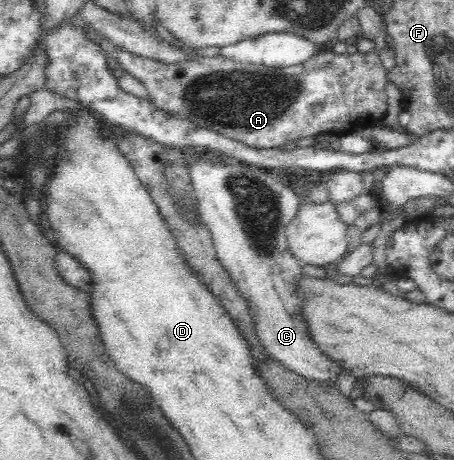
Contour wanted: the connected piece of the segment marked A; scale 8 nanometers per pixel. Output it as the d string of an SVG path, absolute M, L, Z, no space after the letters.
M84 22L83 29L86 30L92 42L100 44L107 57L116 59L121 68L143 82L157 108L179 114L179 117L187 117L197 126L213 130L247 146L268 149L281 147L291 140L297 142L307 136L323 133L334 133L340 136L358 132L364 127L373 128L380 124L387 114L388 71L374 51L368 54L335 54L330 47L320 48L315 55L301 64L279 68L237 62L221 55L195 57L171 64L113 47L111 41L97 35L97 31L93 31Z

